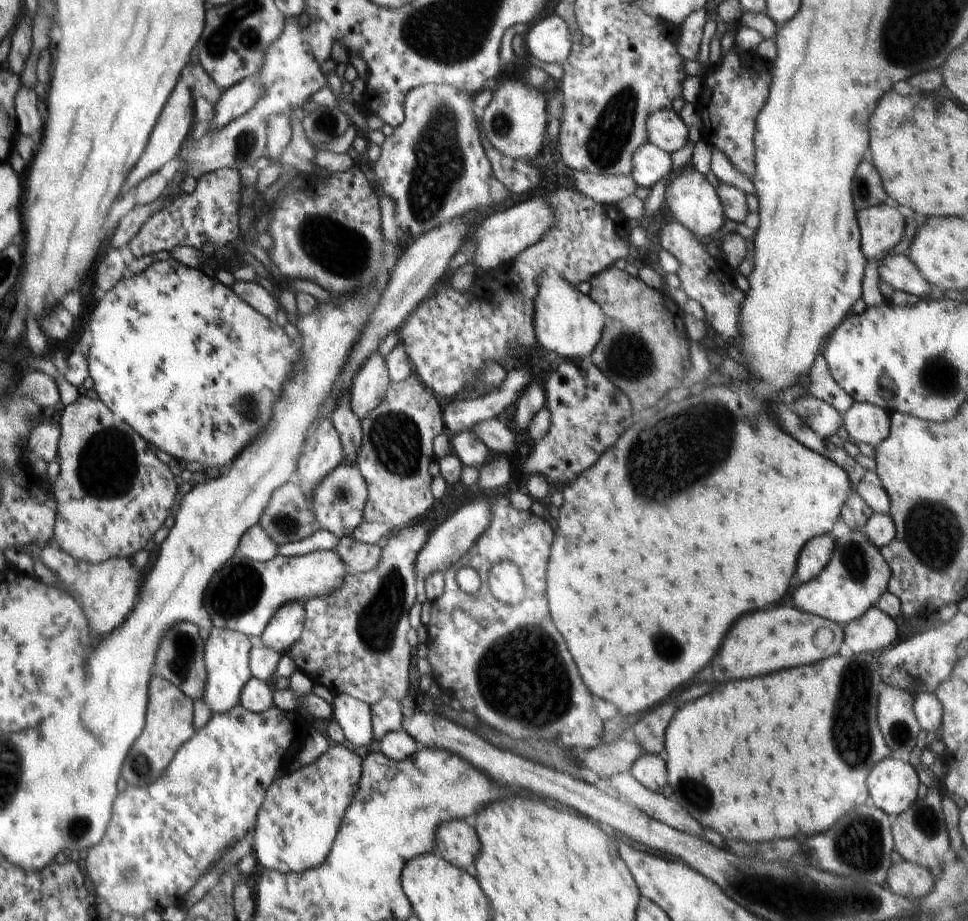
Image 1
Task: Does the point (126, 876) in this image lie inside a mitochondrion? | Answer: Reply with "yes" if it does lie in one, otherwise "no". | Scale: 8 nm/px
yes

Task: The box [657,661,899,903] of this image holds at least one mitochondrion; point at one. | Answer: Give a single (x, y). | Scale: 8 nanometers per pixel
(860, 851)

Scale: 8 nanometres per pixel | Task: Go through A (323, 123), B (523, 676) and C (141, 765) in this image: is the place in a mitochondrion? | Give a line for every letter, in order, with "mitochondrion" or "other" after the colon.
A: mitochondrion
B: mitochondrion
C: mitochondrion

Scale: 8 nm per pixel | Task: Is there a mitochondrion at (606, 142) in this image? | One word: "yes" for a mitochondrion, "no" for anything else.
yes

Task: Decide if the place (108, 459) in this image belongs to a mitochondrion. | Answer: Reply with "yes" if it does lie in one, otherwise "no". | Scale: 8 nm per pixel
yes

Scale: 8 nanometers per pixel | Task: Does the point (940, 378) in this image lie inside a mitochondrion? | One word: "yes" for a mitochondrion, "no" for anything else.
yes

